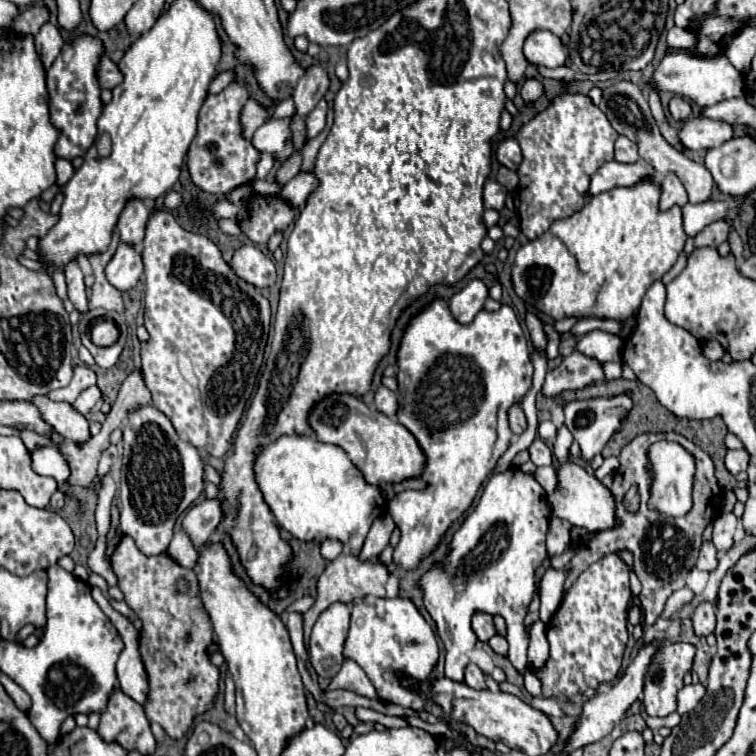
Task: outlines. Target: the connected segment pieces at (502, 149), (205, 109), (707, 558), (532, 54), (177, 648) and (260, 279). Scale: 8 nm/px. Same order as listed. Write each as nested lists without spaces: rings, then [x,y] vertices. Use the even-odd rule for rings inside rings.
[[[508,138],[504,142],[498,144],[498,150],[496,150],[496,158],[500,164],[504,164],[506,168],[510,170],[518,170],[520,166],[520,144],[516,142],[516,138]]]
[[[230,82],[230,86],[224,88],[222,92],[210,94],[200,110],[198,134],[188,148],[186,166],[188,166],[192,182],[208,194],[228,194],[230,190],[244,186],[244,184],[252,184],[256,180],[256,164],[260,160],[260,152],[252,146],[252,142],[248,138],[242,136],[242,122],[240,122],[240,114],[242,114],[242,108],[248,102],[248,98],[250,98],[248,90],[240,82]]]
[[[704,542],[700,548],[700,556],[696,562],[698,570],[706,570],[712,572],[718,566],[718,558],[716,558],[716,548],[712,546],[712,542]]]
[[[534,30],[524,40],[524,56],[530,64],[542,64],[546,68],[564,66],[568,54],[556,34],[550,30]]]
[[[122,536],[110,564],[118,576],[118,586],[126,596],[126,604],[142,620],[140,654],[150,684],[148,698],[144,702],[146,718],[160,724],[172,740],[180,740],[188,734],[196,716],[202,716],[214,708],[220,682],[220,668],[214,666],[208,656],[214,632],[200,600],[196,574],[194,570],[174,562],[168,554],[140,554],[128,536]],[[178,578],[188,580],[188,594],[176,592]]]
[[[244,244],[234,252],[232,270],[256,288],[268,288],[276,282],[274,262],[252,244]]]

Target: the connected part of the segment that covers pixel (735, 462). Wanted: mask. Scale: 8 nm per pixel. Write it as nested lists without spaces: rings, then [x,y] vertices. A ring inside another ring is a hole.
[[[742,448],[742,450],[728,450],[726,454],[726,468],[730,474],[738,474],[742,470],[748,468],[748,452]]]

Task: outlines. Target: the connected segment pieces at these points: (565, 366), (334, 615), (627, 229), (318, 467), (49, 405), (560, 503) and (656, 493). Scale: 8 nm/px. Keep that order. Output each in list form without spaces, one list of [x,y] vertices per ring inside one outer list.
[[[572,352],[560,362],[560,366],[548,370],[546,382],[542,386],[542,394],[546,398],[556,398],[564,390],[582,390],[598,380],[604,380],[600,362],[580,352]]]
[[[332,604],[324,610],[312,628],[308,656],[310,664],[322,678],[334,678],[342,666],[342,650],[350,624],[350,606]]]
[[[654,180],[638,182],[632,188],[614,188],[594,196],[584,204],[582,210],[570,218],[556,220],[548,232],[540,238],[528,240],[514,258],[512,282],[518,296],[532,302],[542,314],[562,320],[566,316],[584,318],[614,318],[624,320],[636,314],[648,286],[660,280],[676,262],[684,248],[686,234],[682,228],[682,208],[672,206],[672,210],[660,210],[660,184]]]
[[[296,434],[280,436],[276,442],[270,442],[268,446],[264,446],[264,450],[256,452],[254,478],[264,496],[264,502],[268,504],[276,522],[286,532],[306,542],[322,542],[326,538],[336,538],[344,542],[352,550],[352,554],[358,554],[362,550],[364,538],[372,522],[378,516],[382,516],[386,510],[386,500],[380,488],[370,486],[362,478],[362,472],[350,462],[348,454],[344,454],[340,446],[318,442],[314,436],[296,436]]]
[[[36,396],[32,402],[40,408],[42,418],[66,440],[84,442],[90,438],[88,422],[66,402],[52,402],[48,396]]]
[[[560,426],[556,434],[556,442],[554,442],[554,458],[558,460],[558,468],[556,468],[558,484],[556,484],[556,490],[548,496],[552,516],[568,522],[570,526],[580,526],[590,532],[612,528],[614,526],[614,498],[610,490],[604,488],[596,480],[596,476],[590,476],[582,466],[570,460],[570,452],[568,452],[570,444],[572,444],[570,430],[566,426]]]
[[[656,442],[650,446],[650,462],[654,470],[654,486],[650,506],[666,516],[684,516],[692,508],[692,476],[694,458],[676,442]]]

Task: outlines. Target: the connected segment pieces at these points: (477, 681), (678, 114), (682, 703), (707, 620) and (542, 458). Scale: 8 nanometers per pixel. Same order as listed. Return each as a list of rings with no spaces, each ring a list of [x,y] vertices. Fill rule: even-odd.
[[[468,664],[468,666],[466,666],[464,682],[466,682],[470,688],[476,688],[476,690],[486,688],[486,682],[484,682],[484,672],[482,672],[476,664]]]
[[[674,96],[674,98],[670,100],[668,110],[670,110],[670,114],[672,114],[674,120],[686,120],[686,118],[690,116],[690,112],[692,112],[690,104],[688,104],[684,98],[680,98],[680,96]]]
[[[702,682],[684,686],[678,692],[678,712],[680,714],[686,714],[686,712],[694,710],[698,706],[698,702],[704,698],[704,694],[706,694],[706,686]]]
[[[700,602],[694,610],[694,616],[692,616],[692,622],[694,622],[694,632],[698,636],[708,636],[710,632],[714,632],[714,626],[716,626],[716,606],[712,602]]]
[[[536,438],[536,440],[530,444],[528,452],[530,452],[530,460],[532,460],[536,466],[548,466],[548,464],[552,464],[552,452],[550,452],[550,448],[548,448],[540,438]]]

